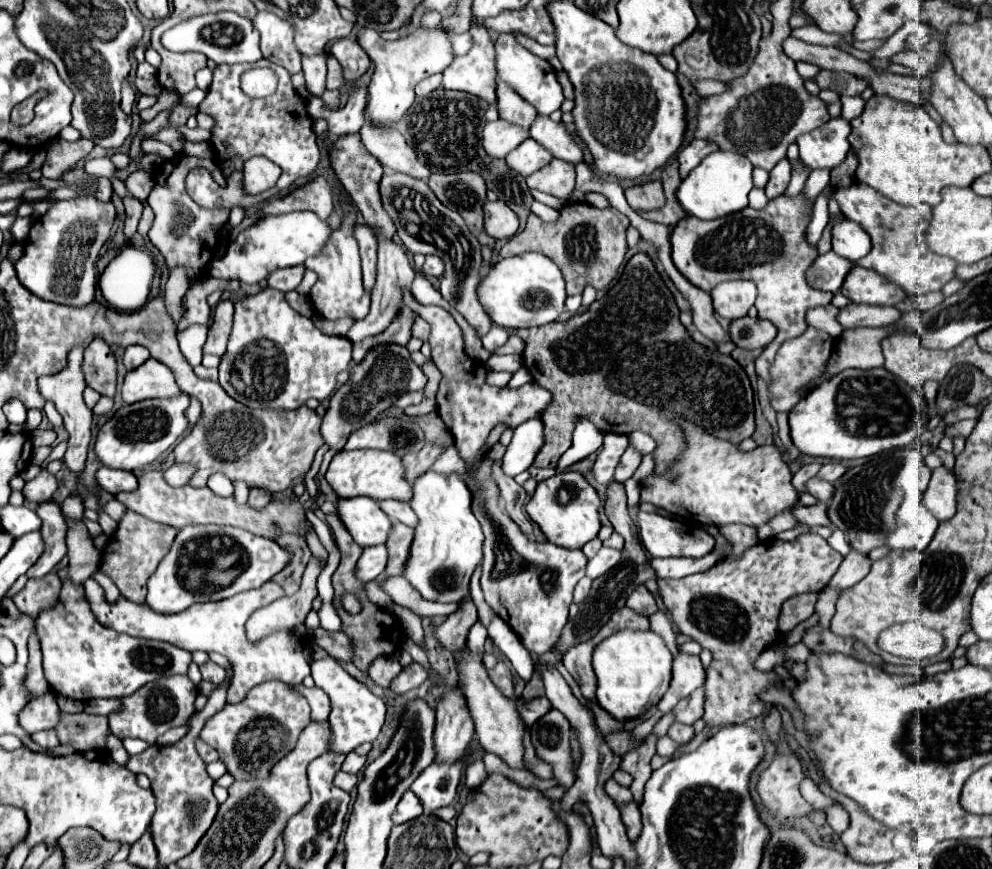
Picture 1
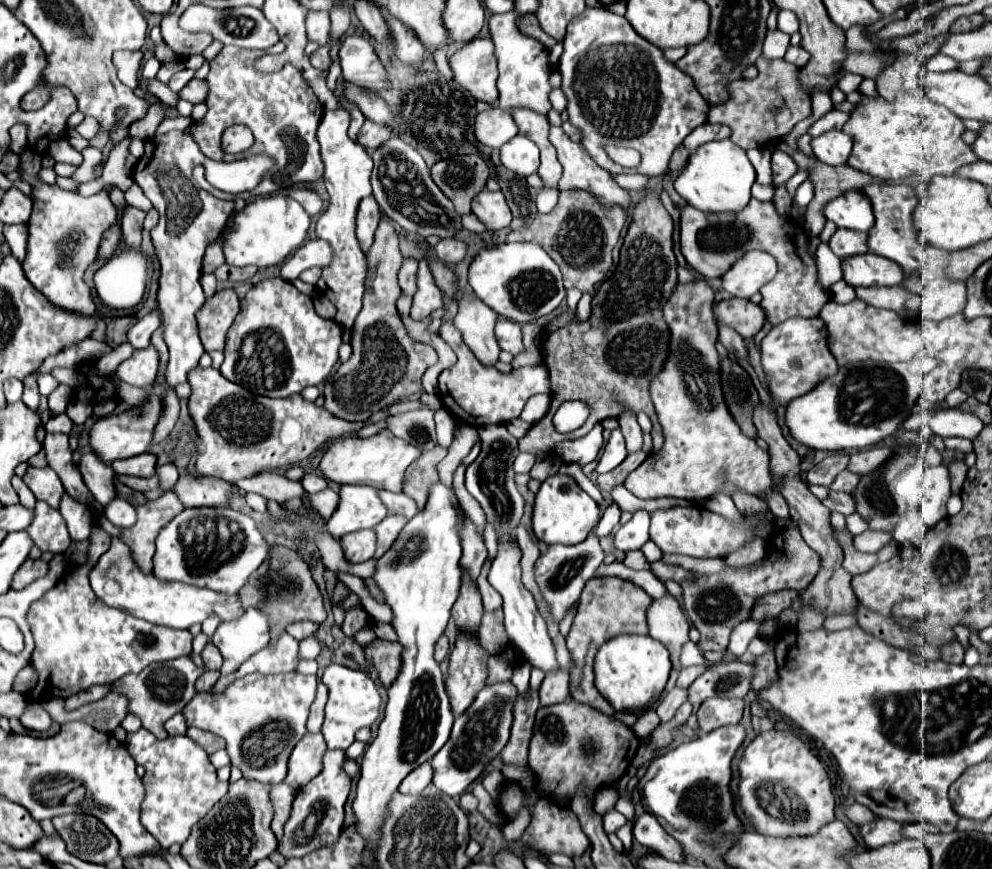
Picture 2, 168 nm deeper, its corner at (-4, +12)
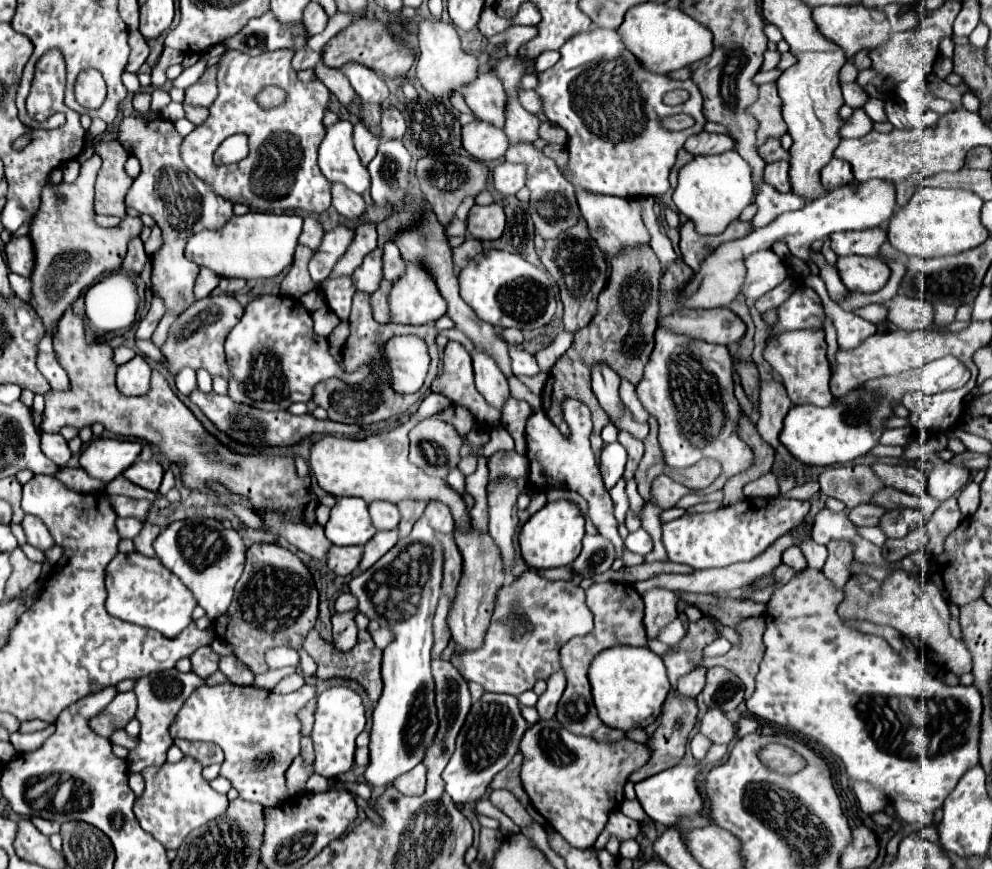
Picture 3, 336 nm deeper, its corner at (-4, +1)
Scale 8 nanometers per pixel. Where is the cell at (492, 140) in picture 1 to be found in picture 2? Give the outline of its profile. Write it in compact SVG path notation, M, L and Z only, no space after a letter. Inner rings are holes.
M492 107L492 109L476 115L474 135L482 145L500 149L504 143L508 143L512 137L516 137L516 133L518 133L518 127L516 127L510 111Z

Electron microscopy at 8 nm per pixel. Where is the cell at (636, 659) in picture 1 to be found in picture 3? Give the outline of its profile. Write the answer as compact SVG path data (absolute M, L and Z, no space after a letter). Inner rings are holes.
M616 646L602 650L590 666L590 684L598 716L604 724L620 730L646 728L662 710L662 704L670 692L664 660L650 648Z

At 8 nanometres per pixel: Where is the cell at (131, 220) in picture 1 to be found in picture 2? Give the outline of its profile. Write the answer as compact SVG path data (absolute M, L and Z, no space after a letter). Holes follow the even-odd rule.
M128 207L128 211L124 213L124 217L120 219L122 223L122 233L124 233L124 245L128 249L138 251L140 243L142 243L142 223L144 223L146 213L136 209L136 207Z

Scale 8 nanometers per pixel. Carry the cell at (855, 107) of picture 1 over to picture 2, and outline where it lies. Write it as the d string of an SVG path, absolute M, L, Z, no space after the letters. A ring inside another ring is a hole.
M842 71L840 79L838 79L838 89L844 91L844 93L848 93L848 91L856 91L858 85L860 85L860 81L862 81L860 75L852 75L850 71Z

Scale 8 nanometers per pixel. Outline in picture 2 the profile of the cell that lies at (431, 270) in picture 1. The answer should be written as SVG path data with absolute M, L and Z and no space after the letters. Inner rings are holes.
M442 239L436 247L434 247L436 255L440 259L444 259L446 263L460 263L466 257L468 245L462 239Z

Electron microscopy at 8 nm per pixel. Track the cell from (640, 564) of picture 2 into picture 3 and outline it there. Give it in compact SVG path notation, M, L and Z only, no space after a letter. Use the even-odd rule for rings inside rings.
M564 400L564 418L570 426L570 438L562 438L560 432L556 430L556 426L552 426L552 422L544 411L533 413L526 424L526 442L528 442L528 460L530 460L530 484L536 490L546 490L546 488L556 488L556 484L560 488L568 488L578 492L580 496L586 498L588 506L590 506L590 518L594 522L594 526L598 528L600 534L604 534L604 538L608 542L614 544L616 550L616 558L624 556L624 540L618 534L618 522L612 514L612 500L608 490L604 488L598 464L596 464L596 456L594 450L590 446L590 432L592 432L592 420L590 420L590 410L578 402L578 400Z

